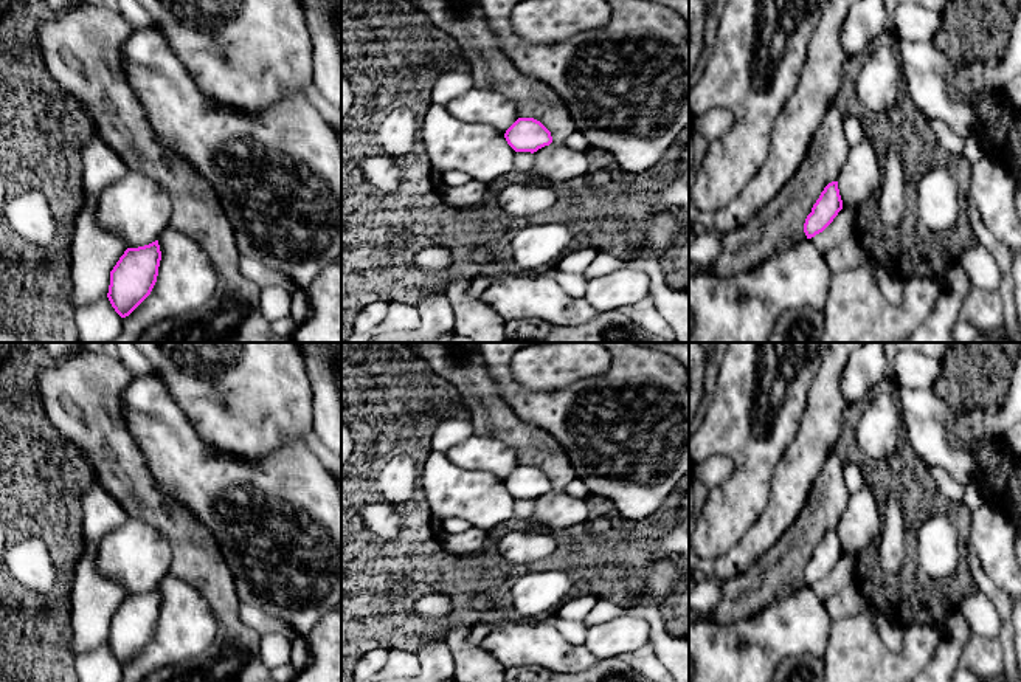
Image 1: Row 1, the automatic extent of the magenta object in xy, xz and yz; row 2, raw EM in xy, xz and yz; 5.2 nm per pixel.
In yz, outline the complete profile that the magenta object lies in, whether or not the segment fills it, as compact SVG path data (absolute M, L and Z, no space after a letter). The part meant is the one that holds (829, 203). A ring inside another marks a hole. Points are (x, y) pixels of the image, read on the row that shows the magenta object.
M838 181L829 183L812 208L804 223L807 239L822 232L843 209Z

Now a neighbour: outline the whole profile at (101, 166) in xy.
M96 132L82 146L81 160L85 202L98 208L102 191L127 169L121 157Z

